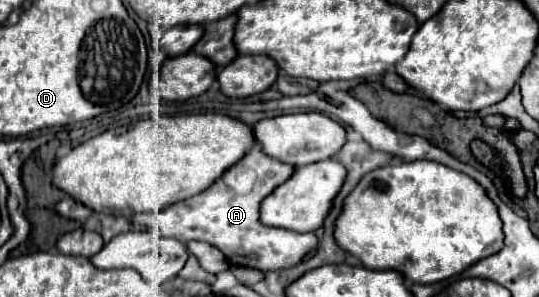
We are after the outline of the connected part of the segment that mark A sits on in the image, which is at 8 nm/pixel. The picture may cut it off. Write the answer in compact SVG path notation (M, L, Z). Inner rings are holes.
M254 146L246 154L246 158L242 162L238 162L238 166L254 172L254 176L256 176L252 182L252 188L248 192L240 194L224 178L220 178L218 188L216 188L218 190L216 200L212 200L212 192L208 188L208 190L200 192L198 196L192 196L188 200L182 200L178 204L164 208L162 212L148 214L148 216L140 214L140 224L144 226L148 220L148 226L152 230L156 230L160 236L176 238L182 244L188 244L190 240L208 242L208 244L216 246L218 250L222 250L234 266L248 266L248 268L268 272L268 270L280 270L280 268L290 268L290 266L298 264L308 250L318 246L316 234L296 234L286 228L266 226L260 222L260 214L258 214L262 200L274 188L278 188L282 182L286 182L286 178L290 178L296 168L266 156L260 150L260 146Z

